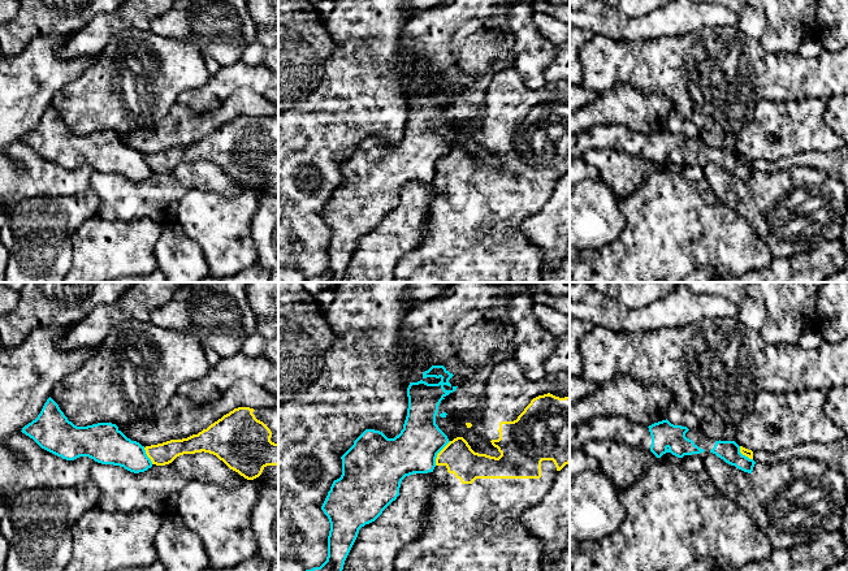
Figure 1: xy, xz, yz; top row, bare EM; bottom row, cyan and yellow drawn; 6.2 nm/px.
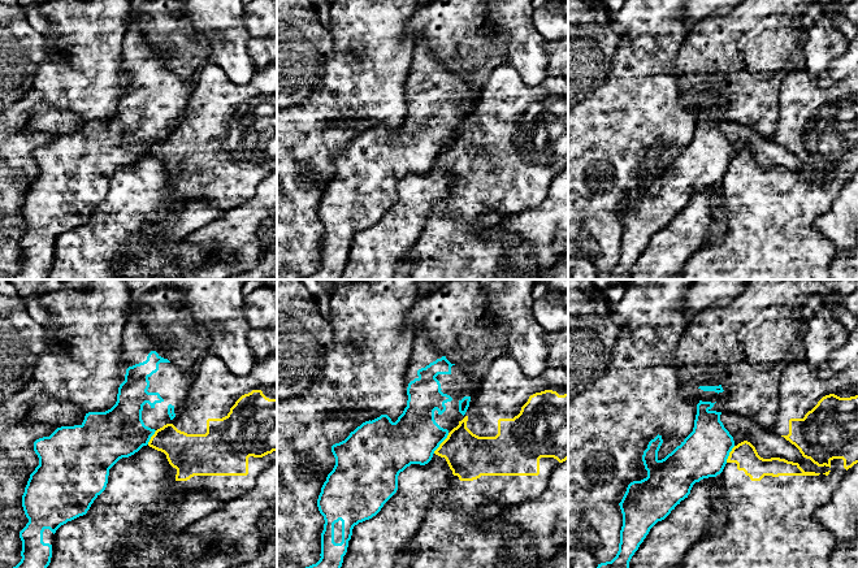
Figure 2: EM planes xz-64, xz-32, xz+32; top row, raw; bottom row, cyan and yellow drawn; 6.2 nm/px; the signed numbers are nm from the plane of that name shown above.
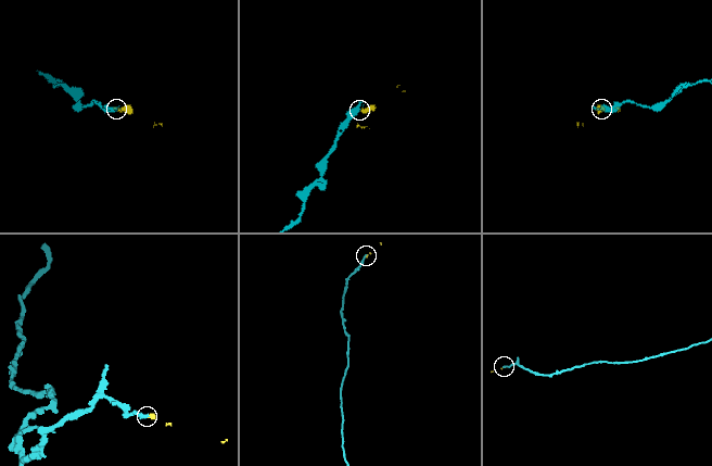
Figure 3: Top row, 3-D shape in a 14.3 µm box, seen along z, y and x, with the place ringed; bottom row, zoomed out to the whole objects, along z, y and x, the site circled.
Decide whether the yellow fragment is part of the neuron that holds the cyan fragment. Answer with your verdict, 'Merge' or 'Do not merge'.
Do not merge

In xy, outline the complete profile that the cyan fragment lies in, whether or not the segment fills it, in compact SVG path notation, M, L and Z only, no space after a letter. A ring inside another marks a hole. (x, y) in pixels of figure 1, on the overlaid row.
M49 397L35 420L21 431L42 449L74 460L88 457L101 464L113 464L139 473L152 467L144 446L127 438L116 424L98 423L77 427Z

